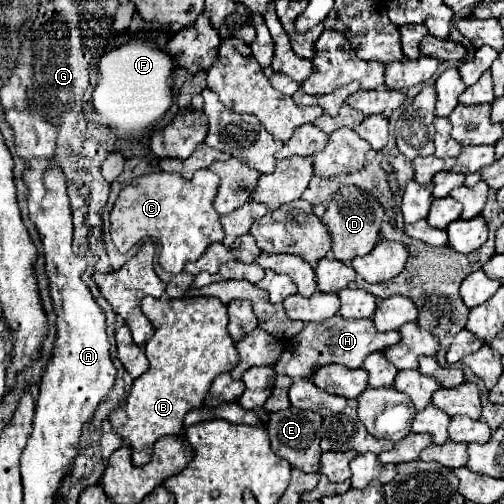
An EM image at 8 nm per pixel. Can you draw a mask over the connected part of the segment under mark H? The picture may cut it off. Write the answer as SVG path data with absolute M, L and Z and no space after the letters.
M341 314L317 324L305 324L303 332L287 342L283 356L275 364L277 374L287 374L291 378L307 378L315 366L321 364L341 364L347 368L361 368L365 356L371 352L385 350L401 340L399 332L379 332L373 326L373 320L345 320Z

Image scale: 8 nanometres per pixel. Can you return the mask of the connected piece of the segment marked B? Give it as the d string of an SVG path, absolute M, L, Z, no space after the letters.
M145 296L141 308L155 328L155 334L145 344L149 368L135 378L125 402L109 412L111 428L129 444L135 466L149 462L157 438L179 434L185 414L203 404L213 378L231 372L237 364L235 342L227 332L227 306L219 300L205 296L177 300Z

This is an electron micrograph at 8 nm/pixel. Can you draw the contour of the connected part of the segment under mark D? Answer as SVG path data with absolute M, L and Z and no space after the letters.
M341 186L333 194L329 208L323 216L323 224L327 226L331 242L333 242L333 246L331 246L333 258L337 258L341 262L349 262L357 256L369 254L379 240L381 220L383 220L383 208L381 208L381 204L375 202L375 198L371 194L367 194L355 186Z

